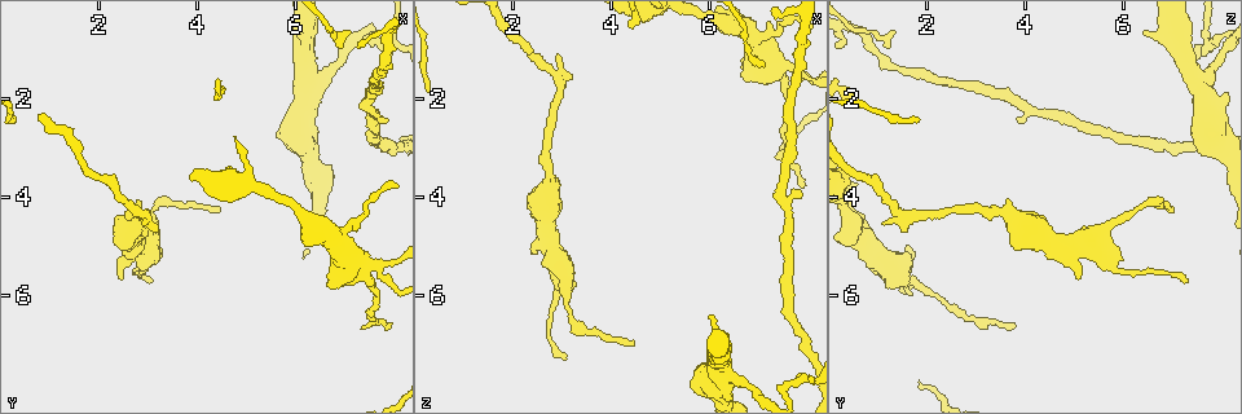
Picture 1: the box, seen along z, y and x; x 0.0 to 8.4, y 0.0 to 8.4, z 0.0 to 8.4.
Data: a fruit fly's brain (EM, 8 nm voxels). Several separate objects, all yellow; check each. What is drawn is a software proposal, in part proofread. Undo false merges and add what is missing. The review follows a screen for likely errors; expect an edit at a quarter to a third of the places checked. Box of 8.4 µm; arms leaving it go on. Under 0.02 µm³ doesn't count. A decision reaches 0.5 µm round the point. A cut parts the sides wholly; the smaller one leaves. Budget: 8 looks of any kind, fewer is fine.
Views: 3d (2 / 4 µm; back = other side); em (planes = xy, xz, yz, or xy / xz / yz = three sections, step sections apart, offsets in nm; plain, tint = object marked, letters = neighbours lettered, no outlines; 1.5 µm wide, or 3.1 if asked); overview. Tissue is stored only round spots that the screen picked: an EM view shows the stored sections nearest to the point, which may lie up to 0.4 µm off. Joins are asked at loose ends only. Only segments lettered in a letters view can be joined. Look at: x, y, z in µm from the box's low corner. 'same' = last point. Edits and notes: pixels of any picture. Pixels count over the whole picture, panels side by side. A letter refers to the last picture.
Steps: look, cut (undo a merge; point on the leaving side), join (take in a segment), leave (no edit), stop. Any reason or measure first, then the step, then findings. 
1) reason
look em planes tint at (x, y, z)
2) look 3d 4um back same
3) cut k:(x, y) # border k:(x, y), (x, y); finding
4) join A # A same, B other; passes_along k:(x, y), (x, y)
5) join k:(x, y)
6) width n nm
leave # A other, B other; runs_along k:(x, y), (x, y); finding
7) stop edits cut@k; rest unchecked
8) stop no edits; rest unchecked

thin end
look 3d 4um back at (3.05, 5.65, 7.15)

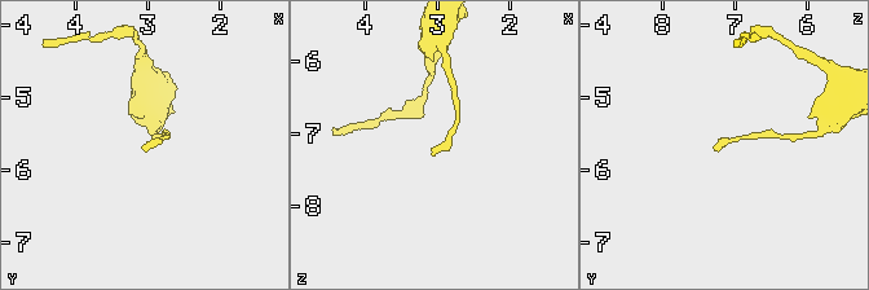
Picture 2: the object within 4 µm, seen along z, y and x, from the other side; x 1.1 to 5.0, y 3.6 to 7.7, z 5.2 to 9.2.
shape alone is not enough
look em xy step 4 letters at (3.10, 5.70, 7.20)

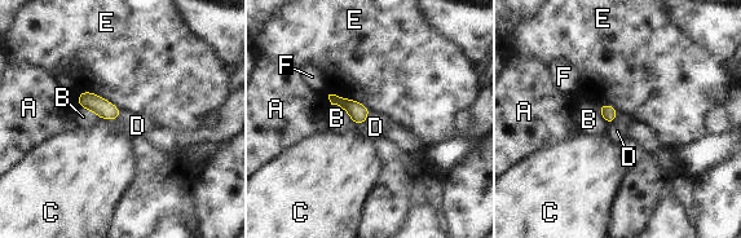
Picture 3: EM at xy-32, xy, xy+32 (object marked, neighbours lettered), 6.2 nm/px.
join D # A other, B other, C other, D same, E other, F other; passes_along 3:(357, 111), (365, 119), (375, 127); the cell continues

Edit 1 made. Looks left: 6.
an open end
look em yz step 4 letters at (4.45, 4.30, 6.95)

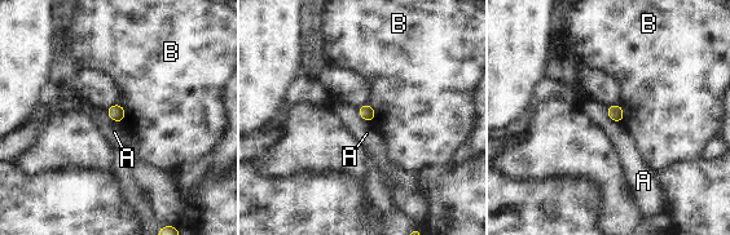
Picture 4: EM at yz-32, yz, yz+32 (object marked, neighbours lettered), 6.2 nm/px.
cut it another way
look em planes letters same

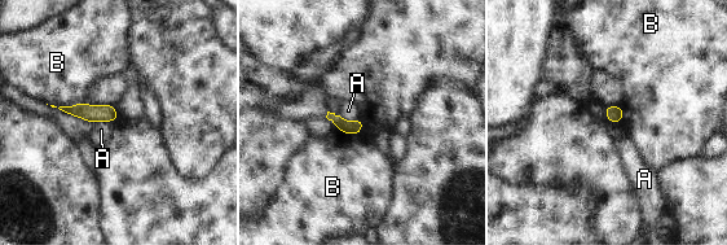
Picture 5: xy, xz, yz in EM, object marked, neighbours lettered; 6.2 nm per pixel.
leave # A other, B other; runs_along 5:(67, 109), (108, 113), (113, 118); none of them fits

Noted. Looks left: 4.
an open end
look em xy step 8 letters at (7.90, 2.40, 3.95)

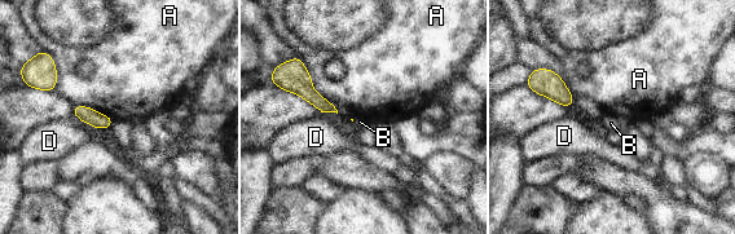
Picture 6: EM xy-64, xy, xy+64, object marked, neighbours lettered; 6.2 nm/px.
look em planes letters same

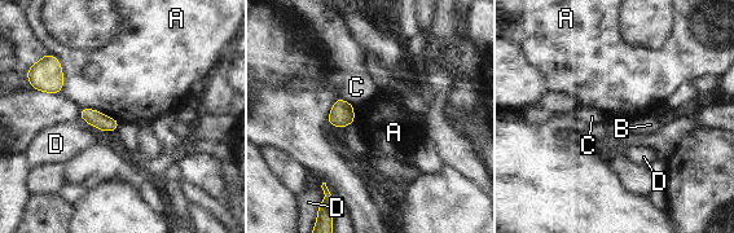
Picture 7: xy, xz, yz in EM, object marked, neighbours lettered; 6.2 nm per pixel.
leave # A other, B other, C other, D other; border 7:(79, 106), (97, 109), (119, 121); none of them fits

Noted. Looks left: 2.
stop edits join@3; rest unchecked

